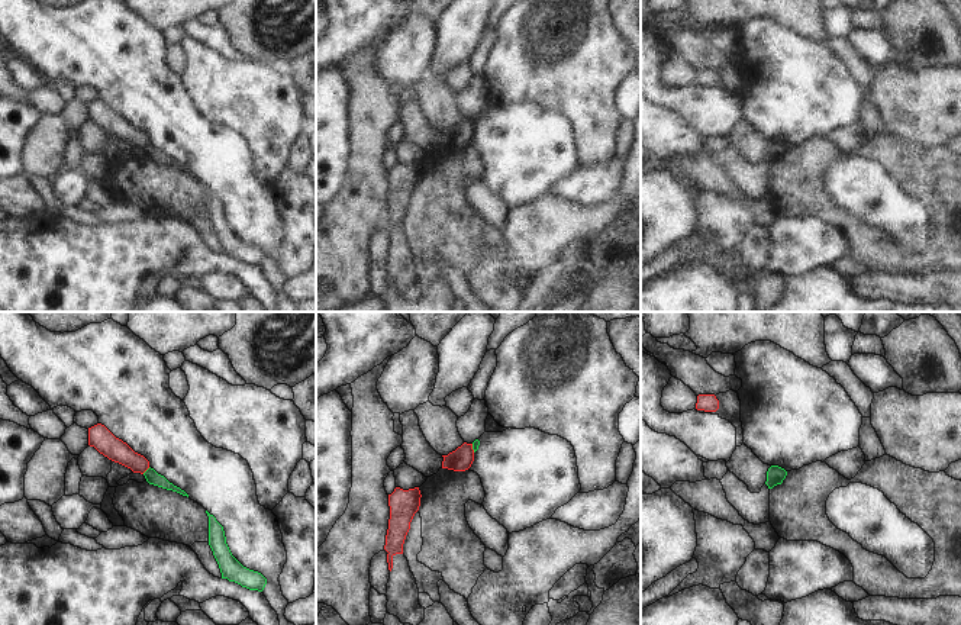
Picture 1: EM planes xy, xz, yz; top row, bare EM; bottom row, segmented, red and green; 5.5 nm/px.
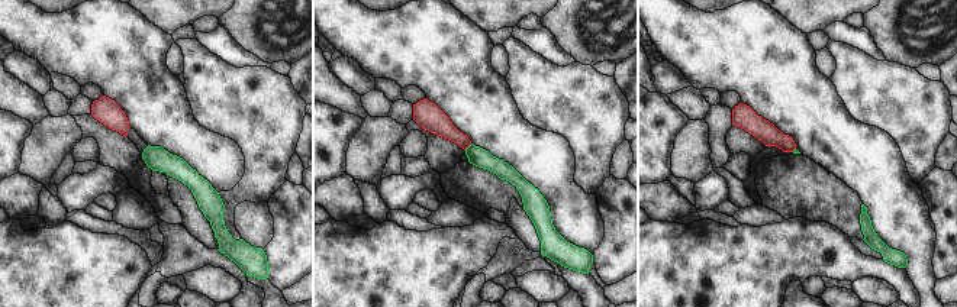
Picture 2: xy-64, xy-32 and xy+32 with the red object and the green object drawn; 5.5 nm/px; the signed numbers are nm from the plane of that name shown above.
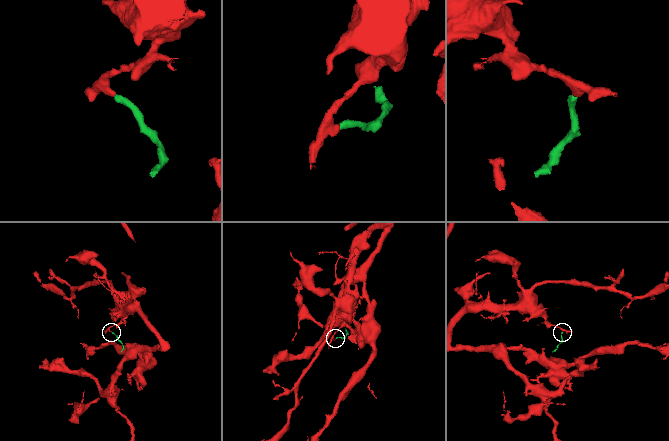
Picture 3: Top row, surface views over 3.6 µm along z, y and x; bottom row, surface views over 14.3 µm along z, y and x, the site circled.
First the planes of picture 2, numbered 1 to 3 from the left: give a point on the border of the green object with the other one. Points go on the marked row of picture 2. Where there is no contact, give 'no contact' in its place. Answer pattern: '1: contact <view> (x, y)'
1: no contact
2: contact xy-32 (467, 146)
3: contact xy+32 (793, 149)

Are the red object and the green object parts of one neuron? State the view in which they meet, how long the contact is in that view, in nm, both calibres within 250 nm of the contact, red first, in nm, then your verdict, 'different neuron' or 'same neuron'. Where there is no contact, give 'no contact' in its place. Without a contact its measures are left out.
xy | 60 nm | 120/80 nm | different neuron

